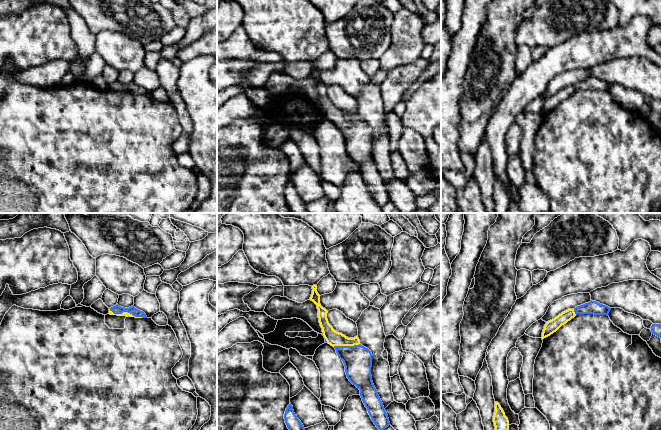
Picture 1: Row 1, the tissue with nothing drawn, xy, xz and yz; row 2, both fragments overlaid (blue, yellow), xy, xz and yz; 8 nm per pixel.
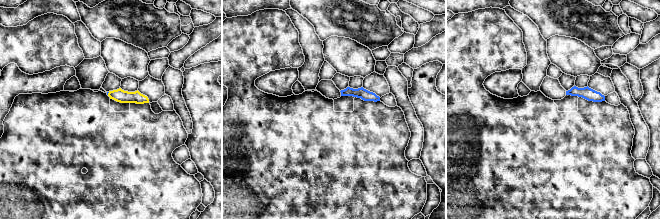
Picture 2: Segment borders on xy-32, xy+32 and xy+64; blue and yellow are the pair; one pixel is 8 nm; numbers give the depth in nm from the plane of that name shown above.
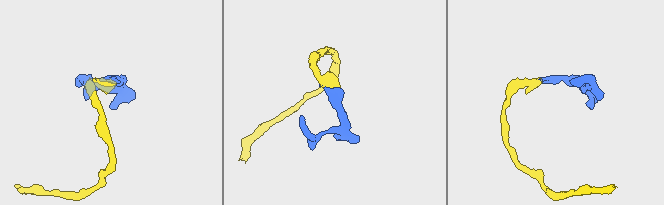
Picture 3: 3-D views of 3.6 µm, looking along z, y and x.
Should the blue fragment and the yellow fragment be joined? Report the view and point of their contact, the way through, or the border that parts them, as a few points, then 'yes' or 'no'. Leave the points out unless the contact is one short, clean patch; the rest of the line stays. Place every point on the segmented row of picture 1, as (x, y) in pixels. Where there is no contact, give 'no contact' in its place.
contact xy (126, 311); way xy (116, 309), (126, 311), (126, 314); yes

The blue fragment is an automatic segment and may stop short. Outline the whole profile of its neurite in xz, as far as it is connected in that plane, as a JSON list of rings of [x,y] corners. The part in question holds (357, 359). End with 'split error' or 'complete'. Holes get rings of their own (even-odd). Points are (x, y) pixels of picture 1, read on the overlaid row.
[[[312,286],[309,300],[317,305],[319,323],[325,342],[333,346],[338,358],[343,361],[349,381],[360,390],[360,396],[368,413],[379,430],[390,425],[388,415],[373,384],[371,376],[372,353],[360,344],[358,336],[348,338],[333,329],[327,319],[328,311],[320,304],[317,286]]] | split error

